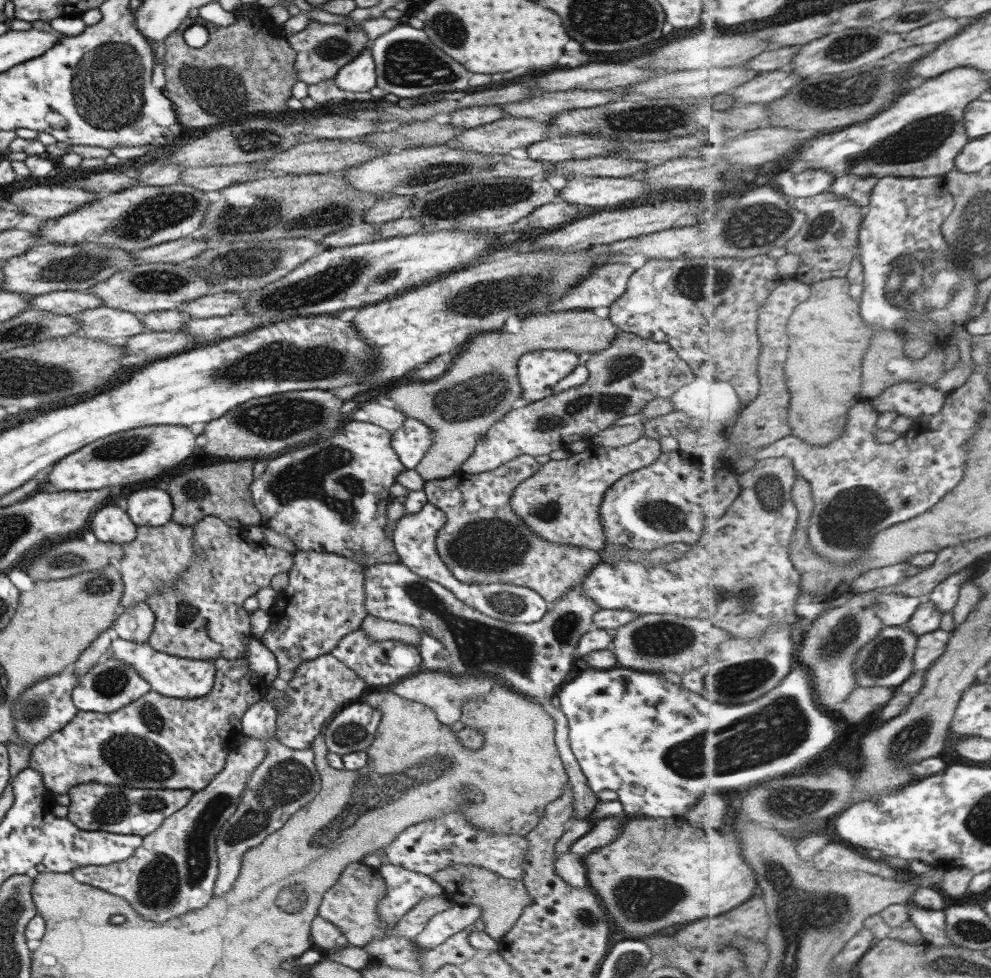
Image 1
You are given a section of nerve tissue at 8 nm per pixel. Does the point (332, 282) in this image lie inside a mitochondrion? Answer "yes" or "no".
yes

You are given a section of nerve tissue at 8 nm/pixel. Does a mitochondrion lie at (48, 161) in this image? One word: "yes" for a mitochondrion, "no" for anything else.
no

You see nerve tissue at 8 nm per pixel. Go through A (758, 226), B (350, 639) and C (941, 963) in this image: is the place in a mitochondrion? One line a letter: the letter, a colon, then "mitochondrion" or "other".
A: mitochondrion
B: other
C: mitochondrion

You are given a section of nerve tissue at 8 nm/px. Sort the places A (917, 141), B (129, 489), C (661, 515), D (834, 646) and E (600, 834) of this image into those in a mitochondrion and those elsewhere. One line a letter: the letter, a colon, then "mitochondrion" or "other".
A: mitochondrion
B: other
C: mitochondrion
D: mitochondrion
E: other

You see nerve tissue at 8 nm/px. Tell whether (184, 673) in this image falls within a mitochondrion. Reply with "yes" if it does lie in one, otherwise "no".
no

